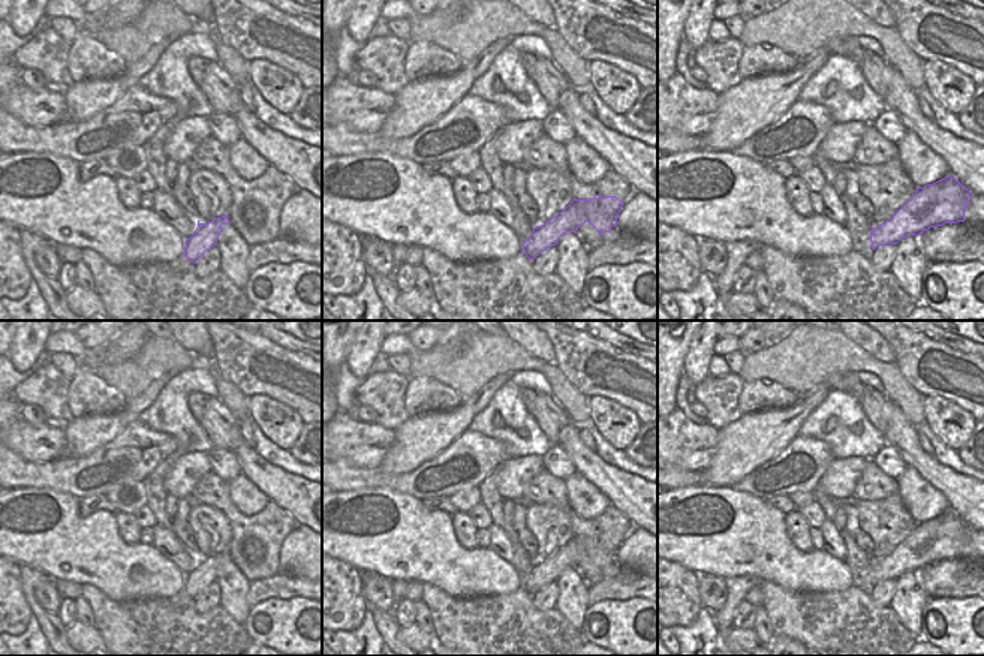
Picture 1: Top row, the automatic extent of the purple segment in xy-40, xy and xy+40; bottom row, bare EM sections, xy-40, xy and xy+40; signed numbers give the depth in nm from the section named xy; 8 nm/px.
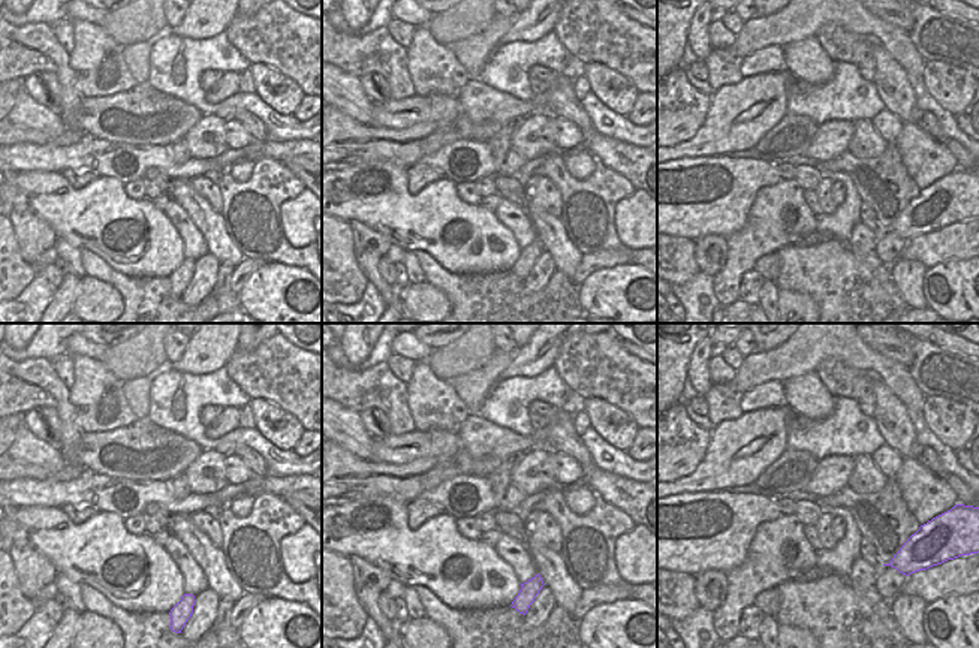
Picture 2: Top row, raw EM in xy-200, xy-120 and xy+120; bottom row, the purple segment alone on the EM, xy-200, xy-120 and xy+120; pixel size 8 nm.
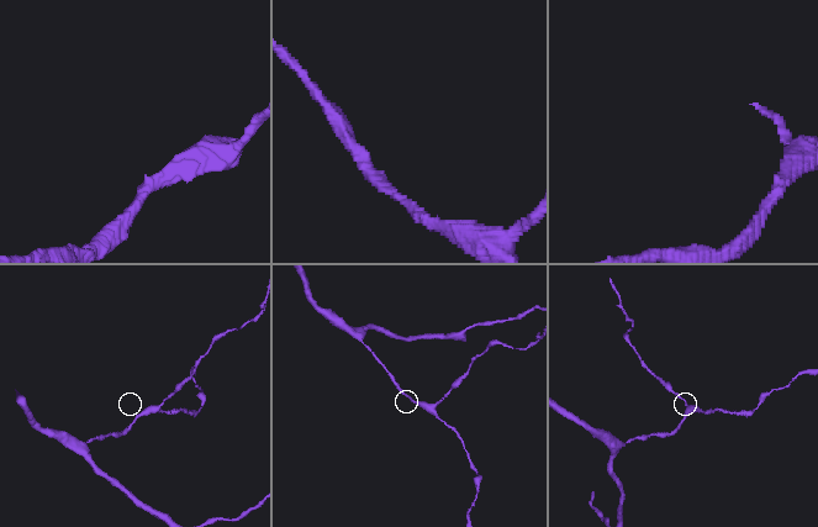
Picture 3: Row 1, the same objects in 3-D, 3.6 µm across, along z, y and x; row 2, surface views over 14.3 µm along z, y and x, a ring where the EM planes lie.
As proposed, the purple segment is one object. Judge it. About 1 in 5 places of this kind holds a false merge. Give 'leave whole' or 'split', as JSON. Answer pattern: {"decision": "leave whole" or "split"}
{"decision": "leave whole"}

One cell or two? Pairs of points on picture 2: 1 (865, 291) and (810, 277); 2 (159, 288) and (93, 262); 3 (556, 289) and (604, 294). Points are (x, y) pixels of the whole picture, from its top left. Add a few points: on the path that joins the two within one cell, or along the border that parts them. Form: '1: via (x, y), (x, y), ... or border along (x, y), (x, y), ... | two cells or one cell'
1: via (852, 291), (846, 291), (833, 277), (824, 277) | one cell
2: via (142, 288), (129, 288), (110, 276) | one cell
3: border along (577, 286), (577, 300), (583, 307) | two cells

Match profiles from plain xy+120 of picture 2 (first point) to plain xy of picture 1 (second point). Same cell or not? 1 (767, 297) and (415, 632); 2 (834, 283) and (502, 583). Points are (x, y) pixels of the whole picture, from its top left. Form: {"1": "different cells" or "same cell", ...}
{"1": "different cells", "2": "different cells"}

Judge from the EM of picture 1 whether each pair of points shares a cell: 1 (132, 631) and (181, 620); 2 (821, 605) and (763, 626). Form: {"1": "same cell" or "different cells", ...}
{"1": "same cell", "2": "different cells"}

